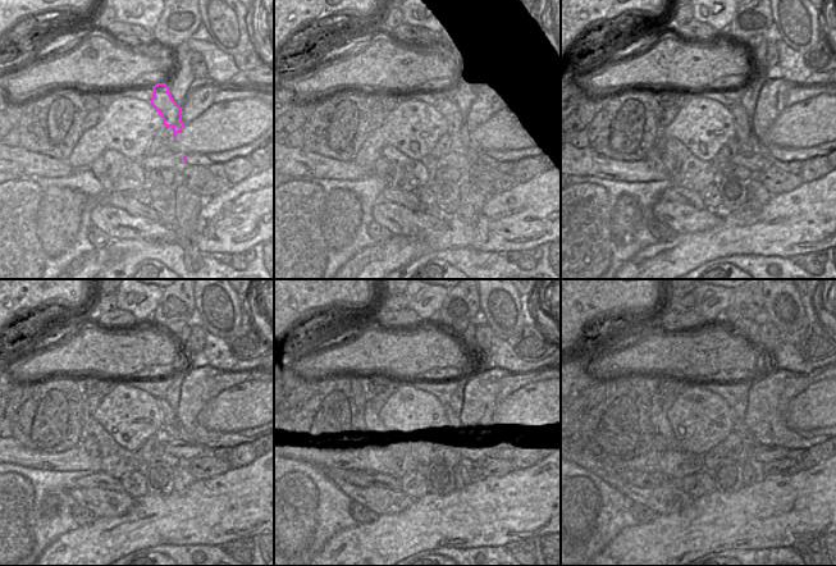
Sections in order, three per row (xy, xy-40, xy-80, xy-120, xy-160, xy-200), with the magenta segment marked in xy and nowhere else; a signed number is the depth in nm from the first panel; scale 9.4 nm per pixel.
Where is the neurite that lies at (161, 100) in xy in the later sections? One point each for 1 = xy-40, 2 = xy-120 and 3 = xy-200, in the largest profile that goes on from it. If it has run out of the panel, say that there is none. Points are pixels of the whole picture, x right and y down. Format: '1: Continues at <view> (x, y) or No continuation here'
1: Continues at xy-40 (457, 129)
2: Continues at xy-120 (172, 427)
3: Continues at xy-200 (748, 439).

